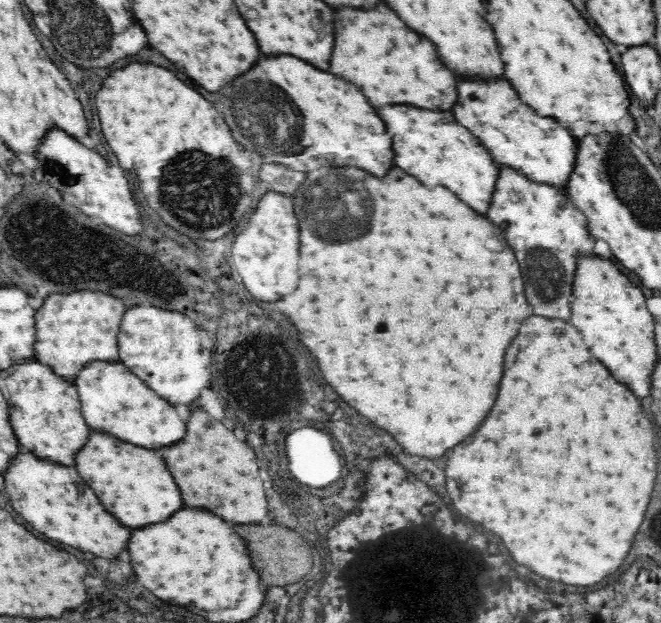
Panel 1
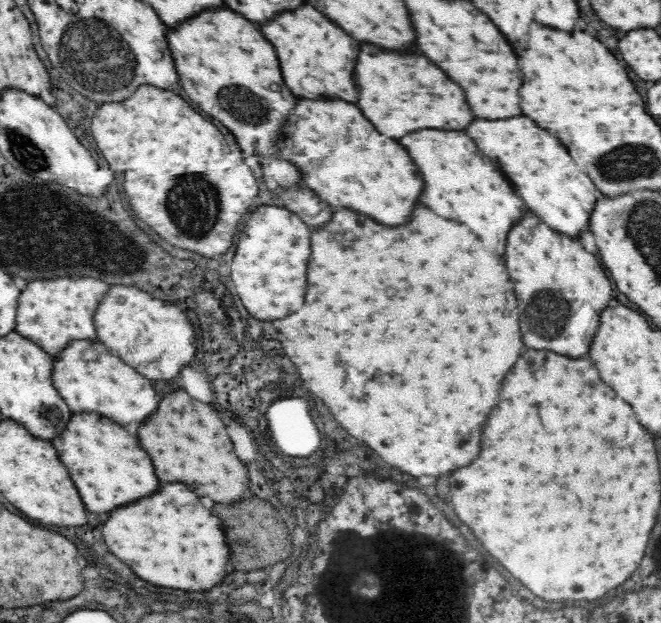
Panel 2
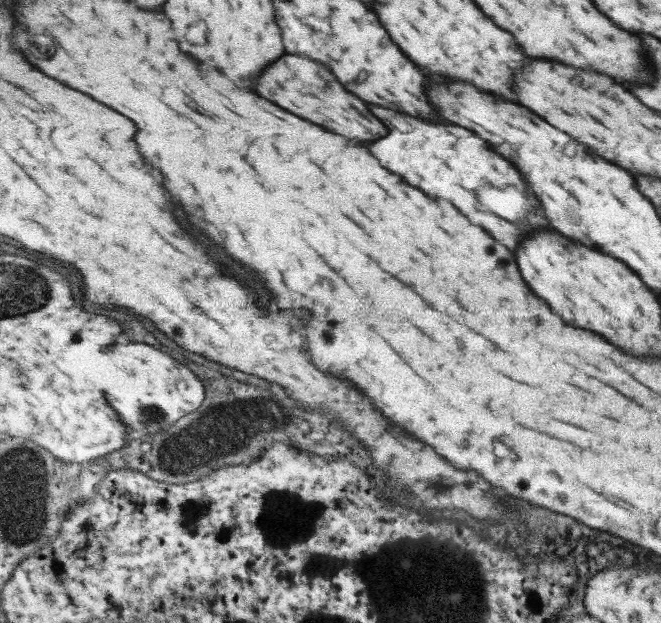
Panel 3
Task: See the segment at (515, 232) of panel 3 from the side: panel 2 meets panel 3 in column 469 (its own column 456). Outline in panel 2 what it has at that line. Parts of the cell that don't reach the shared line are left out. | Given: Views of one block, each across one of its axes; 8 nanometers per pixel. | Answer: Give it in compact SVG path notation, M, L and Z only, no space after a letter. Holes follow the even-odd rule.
M418 130L406 134L400 144L408 148L408 154L424 176L420 200L442 218L456 218L468 224L488 250L504 254L507 234L527 206L516 194L513 184L502 178L500 168L488 156L484 158L472 138L462 130Z

